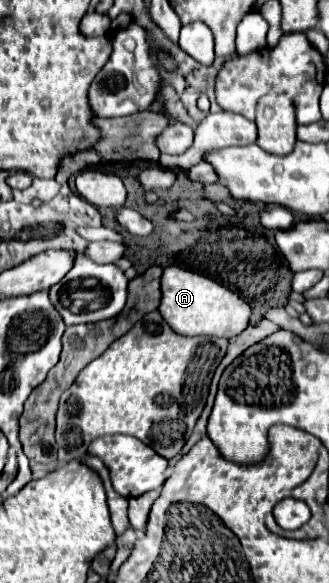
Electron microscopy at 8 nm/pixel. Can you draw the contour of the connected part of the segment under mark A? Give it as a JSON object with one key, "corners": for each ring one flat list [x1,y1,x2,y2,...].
{"corners":[[168,266,162,274,162,302,160,314,170,324,174,332,184,336,220,336,232,338,246,330,250,324,252,308,246,300,220,286,218,282,196,274,192,270,184,270,180,266]]}

